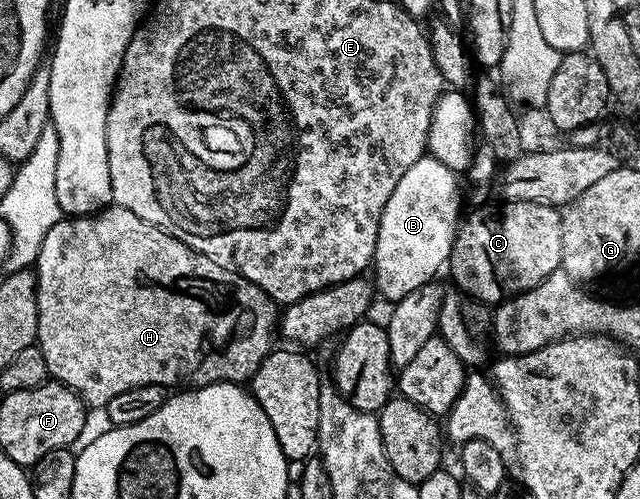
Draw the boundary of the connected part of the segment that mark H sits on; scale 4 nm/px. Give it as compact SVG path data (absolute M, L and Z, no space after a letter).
M113 203L107 205L104 209L98 210L97 213L90 214L89 217L70 217L69 219L63 219L55 223L48 231L48 235L44 235L44 243L40 243L38 260L34 262L32 272L34 278L36 278L36 307L38 308L38 339L36 344L38 344L40 351L44 355L44 363L48 363L50 377L57 381L59 385L66 385L67 388L71 389L71 391L82 400L83 405L89 407L91 410L101 410L115 395L120 395L124 391L132 391L132 387L144 387L145 385L173 387L173 385L178 385L174 387L181 387L183 390L188 390L199 389L205 385L218 385L221 381L229 381L231 383L249 382L250 378L254 376L255 371L260 367L262 360L272 352L272 346L275 344L275 342L273 343L274 333L276 337L276 330L280 325L279 306L256 283L252 283L246 277L240 276L235 269L230 268L230 266L221 265L219 261L213 261L208 255L204 255L200 251L196 251L192 247L180 243L180 239L176 239L172 235L160 231L160 227L156 227L152 223L140 219L140 215L132 215L132 211L128 211L124 207Z

